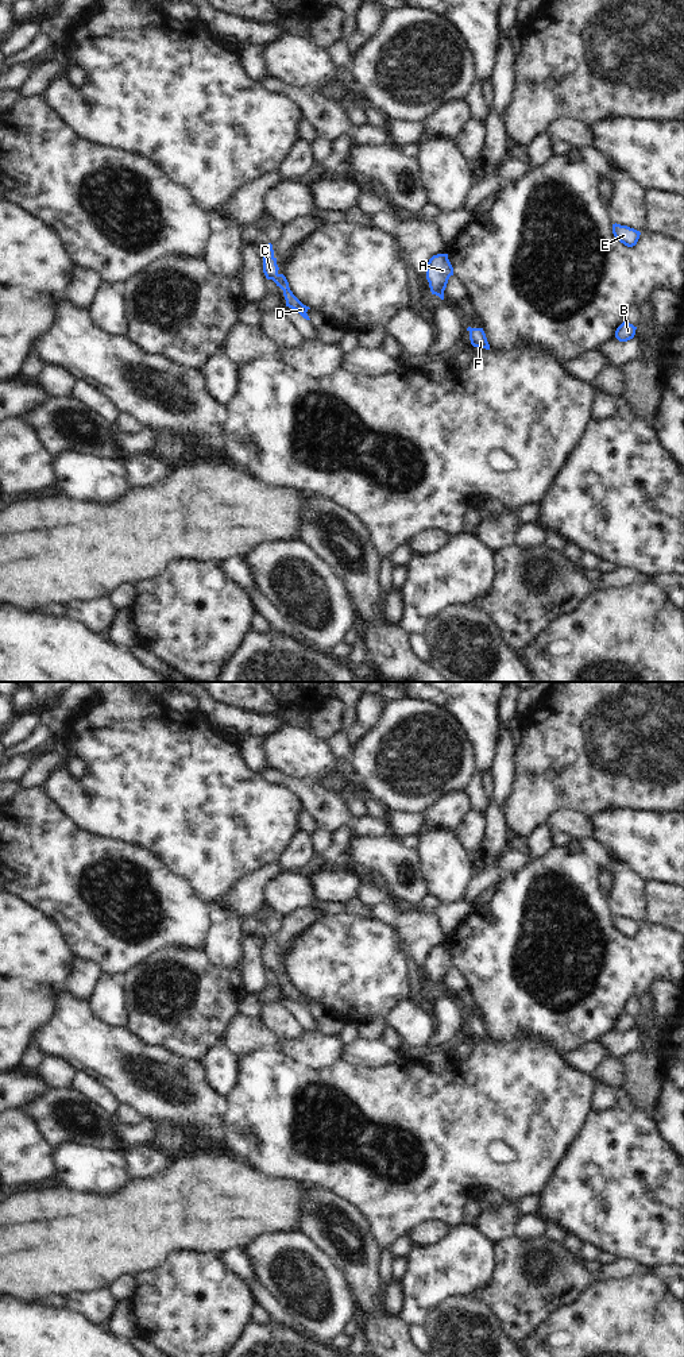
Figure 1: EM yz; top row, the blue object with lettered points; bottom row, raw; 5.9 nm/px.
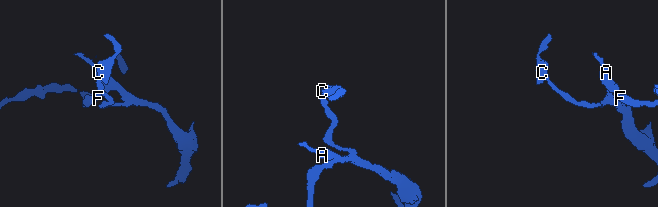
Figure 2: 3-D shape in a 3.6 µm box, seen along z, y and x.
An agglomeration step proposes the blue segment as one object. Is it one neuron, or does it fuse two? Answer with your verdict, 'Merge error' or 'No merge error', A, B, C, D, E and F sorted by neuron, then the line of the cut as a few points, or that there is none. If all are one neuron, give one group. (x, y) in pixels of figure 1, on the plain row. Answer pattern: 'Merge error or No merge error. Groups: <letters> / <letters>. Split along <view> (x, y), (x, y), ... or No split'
No merge error. Groups: A B C D E F. No split

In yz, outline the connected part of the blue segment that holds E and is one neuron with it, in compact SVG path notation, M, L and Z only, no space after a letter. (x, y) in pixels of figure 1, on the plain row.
M617 914L612 915L612 925L621 934L627 938L635 937L641 926L639 922Z

